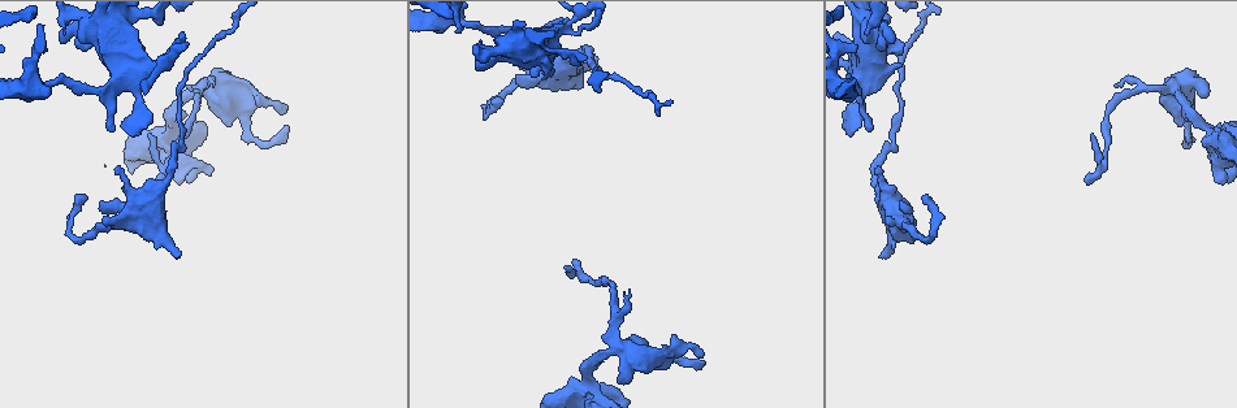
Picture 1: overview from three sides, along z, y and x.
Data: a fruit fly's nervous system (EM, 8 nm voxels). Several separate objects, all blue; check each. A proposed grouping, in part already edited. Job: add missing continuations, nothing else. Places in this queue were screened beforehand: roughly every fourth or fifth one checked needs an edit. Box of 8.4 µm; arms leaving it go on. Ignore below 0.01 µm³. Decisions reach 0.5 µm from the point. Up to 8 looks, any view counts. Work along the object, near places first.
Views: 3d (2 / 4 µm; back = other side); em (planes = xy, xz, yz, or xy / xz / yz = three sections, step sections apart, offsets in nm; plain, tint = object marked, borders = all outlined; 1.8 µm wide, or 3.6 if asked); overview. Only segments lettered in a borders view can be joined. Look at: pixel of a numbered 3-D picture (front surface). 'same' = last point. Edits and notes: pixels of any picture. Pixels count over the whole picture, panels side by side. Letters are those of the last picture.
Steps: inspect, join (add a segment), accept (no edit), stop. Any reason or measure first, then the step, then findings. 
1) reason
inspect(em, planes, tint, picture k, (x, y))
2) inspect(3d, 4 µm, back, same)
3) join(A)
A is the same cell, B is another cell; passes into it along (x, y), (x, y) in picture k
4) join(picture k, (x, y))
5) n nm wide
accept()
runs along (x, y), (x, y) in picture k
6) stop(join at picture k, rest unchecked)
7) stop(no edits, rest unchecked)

tapers out
inspect(3d, 4 µm, picture 1, (1114, 86))

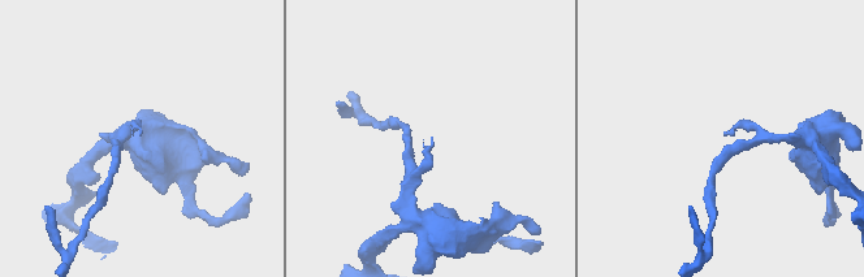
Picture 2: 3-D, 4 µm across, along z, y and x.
inspect(em, yz, step 8, borders, picture 2, (141, 135))

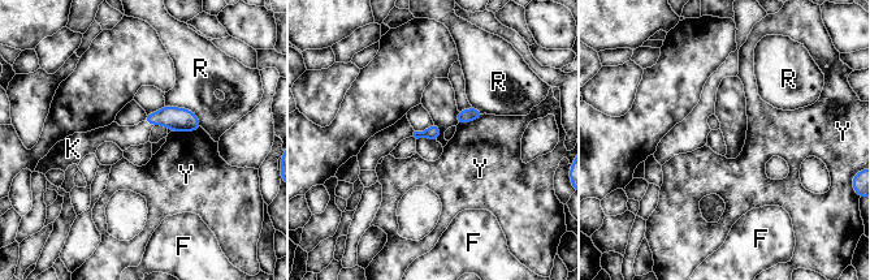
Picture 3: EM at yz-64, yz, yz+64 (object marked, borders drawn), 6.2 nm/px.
inspect(em, planes, borders, same)

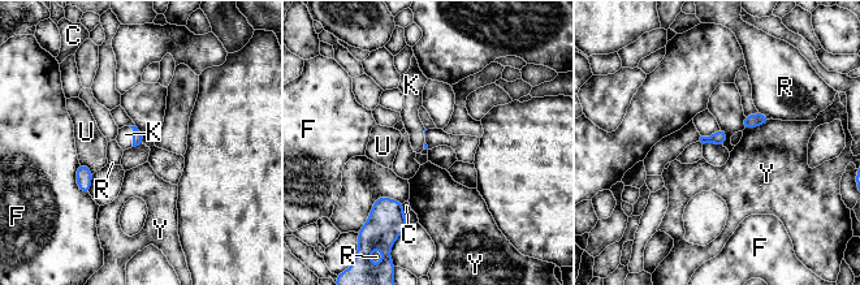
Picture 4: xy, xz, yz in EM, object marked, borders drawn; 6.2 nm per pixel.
join(K)
K is the same cell, C, F, R, U and Y are other cells; passes into it along (137, 137), (133, 137), (125, 134) in picture 4; the neuron continues

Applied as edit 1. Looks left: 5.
inspect(overview)

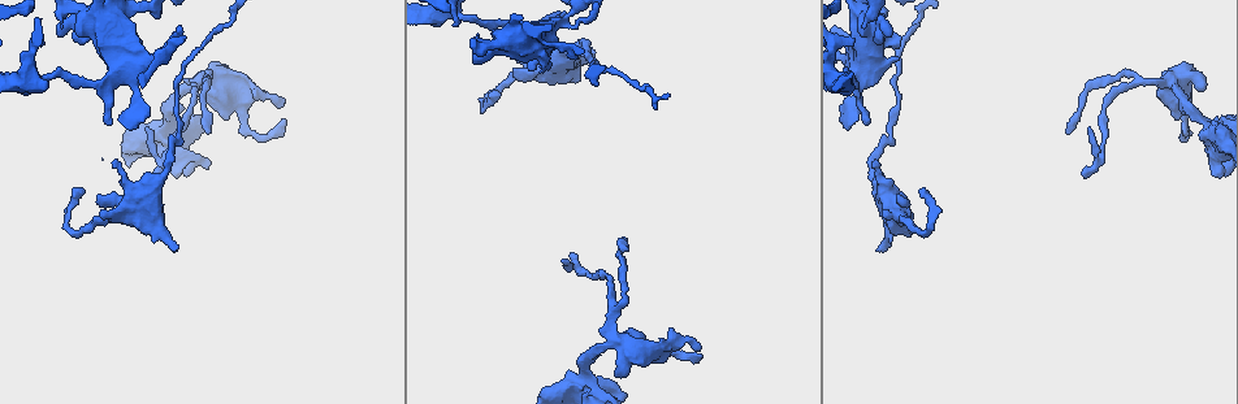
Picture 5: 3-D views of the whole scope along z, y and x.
tapers out
inspect(3d, 4 µm, picture 5, (569, 255))

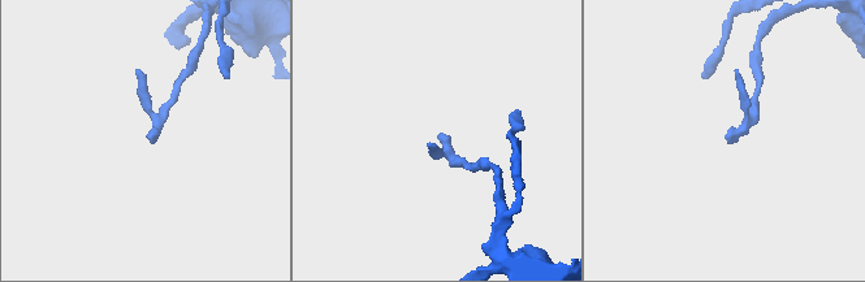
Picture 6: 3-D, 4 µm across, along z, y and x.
inspect(em, xy, step 8, tint, picture 6, (728, 138))

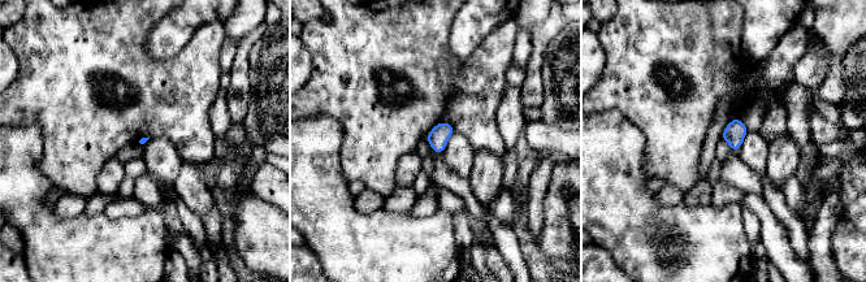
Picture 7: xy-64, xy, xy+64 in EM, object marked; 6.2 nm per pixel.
inspect(em, planes, borders, same)

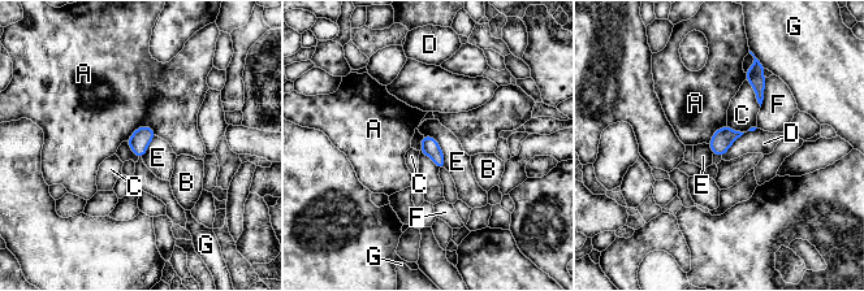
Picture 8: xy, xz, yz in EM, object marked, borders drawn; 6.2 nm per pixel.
110 nm wide
accept()
A, B, C, D, E, F and G are other cells; border along (744, 133), (721, 157) in picture 8; no lettered segment goes on from it

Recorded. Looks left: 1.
an open end
inspect(em, planes, borders, picture 5, (102, 211))

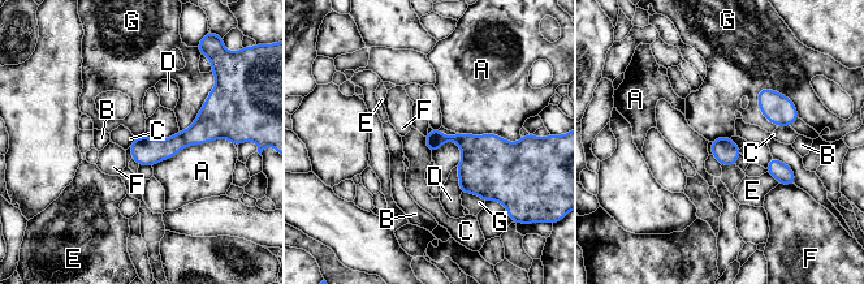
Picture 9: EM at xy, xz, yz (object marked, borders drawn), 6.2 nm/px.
accept()
A, B, C, D, E, F and G are other cells; no lettered segment goes on from it

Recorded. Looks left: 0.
stop(join at picture 4, rest unchecked)

